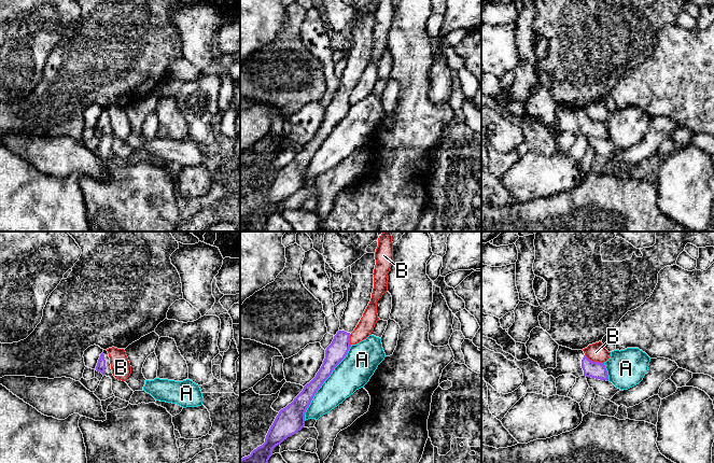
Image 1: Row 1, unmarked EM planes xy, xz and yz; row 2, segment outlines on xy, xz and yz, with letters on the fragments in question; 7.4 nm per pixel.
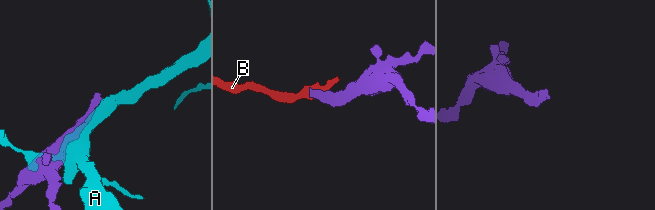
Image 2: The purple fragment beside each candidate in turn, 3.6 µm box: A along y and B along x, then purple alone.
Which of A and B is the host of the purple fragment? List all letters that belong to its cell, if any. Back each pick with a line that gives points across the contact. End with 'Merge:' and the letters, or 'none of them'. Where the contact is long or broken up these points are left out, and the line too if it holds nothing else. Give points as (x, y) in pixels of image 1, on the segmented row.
Merge: none of them

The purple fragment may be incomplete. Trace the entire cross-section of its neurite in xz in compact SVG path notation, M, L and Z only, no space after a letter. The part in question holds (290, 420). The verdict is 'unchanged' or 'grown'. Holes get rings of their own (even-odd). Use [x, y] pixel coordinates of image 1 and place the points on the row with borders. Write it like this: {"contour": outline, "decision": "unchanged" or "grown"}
{"contour": "M366 253L351 265L352 279L349 283L348 301L340 319L340 327L325 350L325 359L316 377L303 391L281 409L270 426L265 443L254 449L240 463L268 463L272 449L305 426L305 412L314 394L330 377L334 368L345 359L351 345L350 335L359 324L368 306L374 289L375 253Z", "decision": "grown"}

